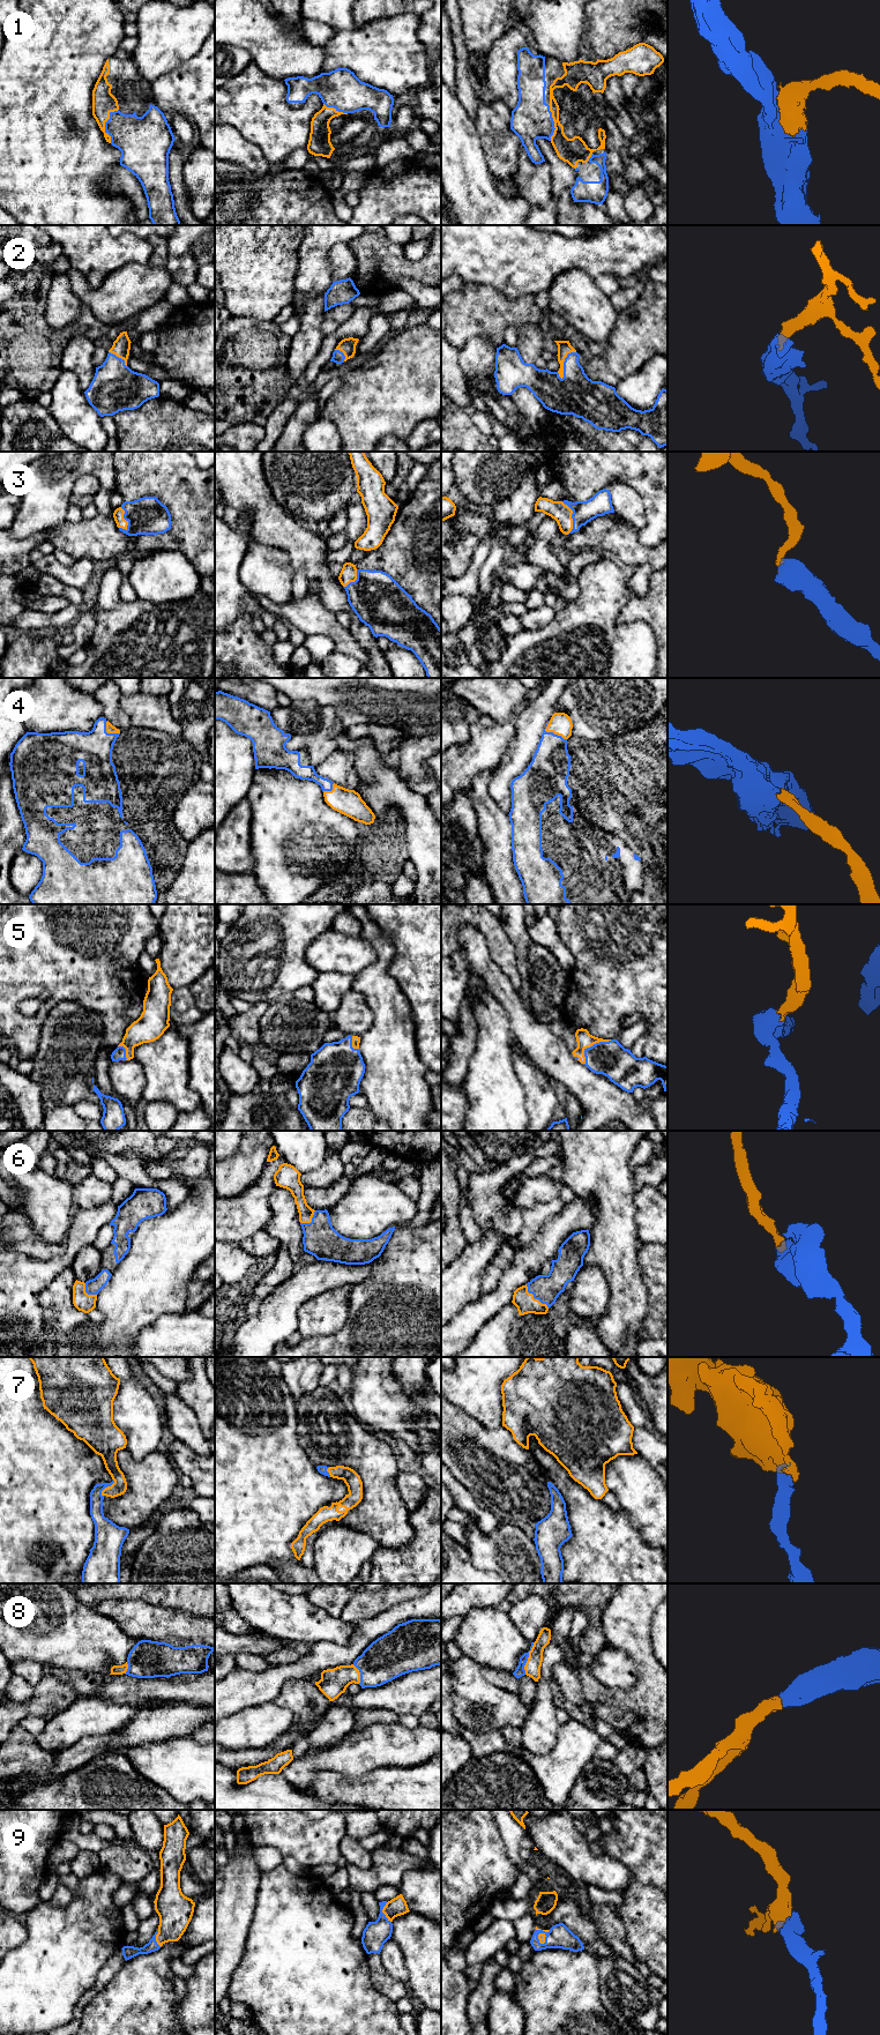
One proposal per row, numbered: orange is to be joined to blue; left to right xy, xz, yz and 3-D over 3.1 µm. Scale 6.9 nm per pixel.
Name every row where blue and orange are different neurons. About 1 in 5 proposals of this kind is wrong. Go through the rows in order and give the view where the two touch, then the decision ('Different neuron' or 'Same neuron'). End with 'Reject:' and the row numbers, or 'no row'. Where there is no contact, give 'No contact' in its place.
1: Touches blue in xy. Same neuron
2: Touches blue in yz. Same neuron
3: Touches blue in yz. Same neuron
4: Touches blue in yz. Same neuron
5: Touches blue in yz. Same neuron
6: Touches blue in yz. Same neuron
7: Touches blue in xy. Same neuron
8: Touches blue in yz. Same neuron
9: Touches blue in xz. Same neuron
Reject: no row

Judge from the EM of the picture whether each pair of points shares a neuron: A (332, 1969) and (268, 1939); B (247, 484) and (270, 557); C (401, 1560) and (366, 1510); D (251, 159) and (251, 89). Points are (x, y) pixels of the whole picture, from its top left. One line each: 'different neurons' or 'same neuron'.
A: same neuron
B: different neurons
C: different neurons
D: different neurons

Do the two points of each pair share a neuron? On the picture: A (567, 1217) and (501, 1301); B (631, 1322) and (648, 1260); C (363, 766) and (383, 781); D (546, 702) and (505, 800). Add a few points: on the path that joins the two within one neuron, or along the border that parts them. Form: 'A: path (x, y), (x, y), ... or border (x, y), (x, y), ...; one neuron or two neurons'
A: path (550, 1238), (512, 1280); one neuron
B: border (636, 1253), (640, 1275), (648, 1292), (649, 1306); two neurons
C: path (367, 767), (379, 779); one neuron
D: path (529, 727), (523, 745), (504, 776); one neuron

